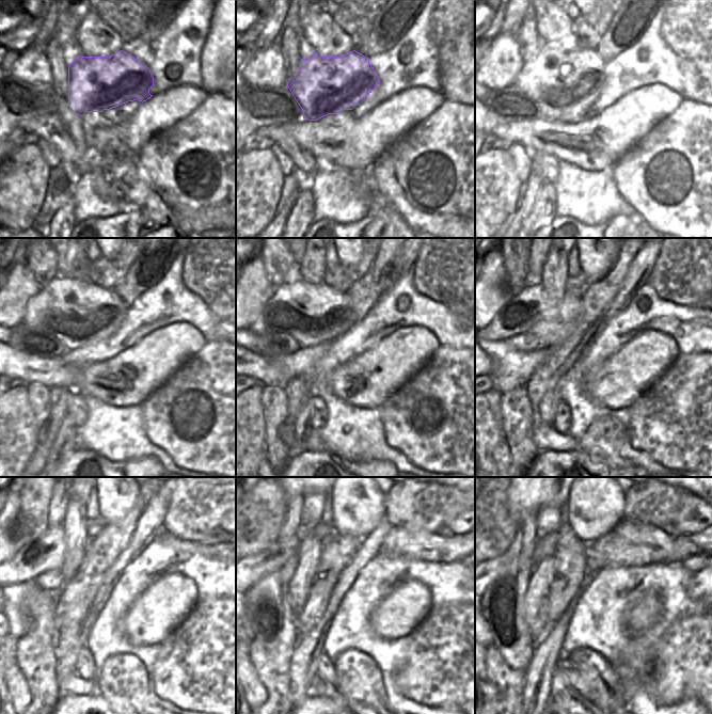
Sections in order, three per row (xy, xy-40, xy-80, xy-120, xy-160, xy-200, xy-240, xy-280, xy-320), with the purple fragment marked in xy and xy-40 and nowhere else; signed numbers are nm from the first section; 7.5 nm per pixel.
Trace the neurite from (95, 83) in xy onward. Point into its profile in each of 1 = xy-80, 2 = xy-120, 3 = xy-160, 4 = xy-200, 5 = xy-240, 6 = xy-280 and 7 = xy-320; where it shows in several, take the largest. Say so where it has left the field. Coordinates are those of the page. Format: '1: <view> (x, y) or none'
1: xy-80 (559, 81)
2: xy-120 (77, 313)
3: xy-160 (312, 314)
4: xy-200 (533, 312)
5: xy-240 (46, 553)
6: xy-280 (272, 559)
7: xy-320 (496, 566)

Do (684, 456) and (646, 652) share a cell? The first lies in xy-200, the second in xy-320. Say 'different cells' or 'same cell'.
different cells

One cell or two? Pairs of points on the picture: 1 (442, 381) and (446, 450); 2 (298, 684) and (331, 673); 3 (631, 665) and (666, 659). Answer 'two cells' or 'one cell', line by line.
1: one cell
2: two cells
3: two cells

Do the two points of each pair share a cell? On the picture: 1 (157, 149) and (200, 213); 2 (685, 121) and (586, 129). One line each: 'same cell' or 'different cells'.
1: same cell
2: different cells

